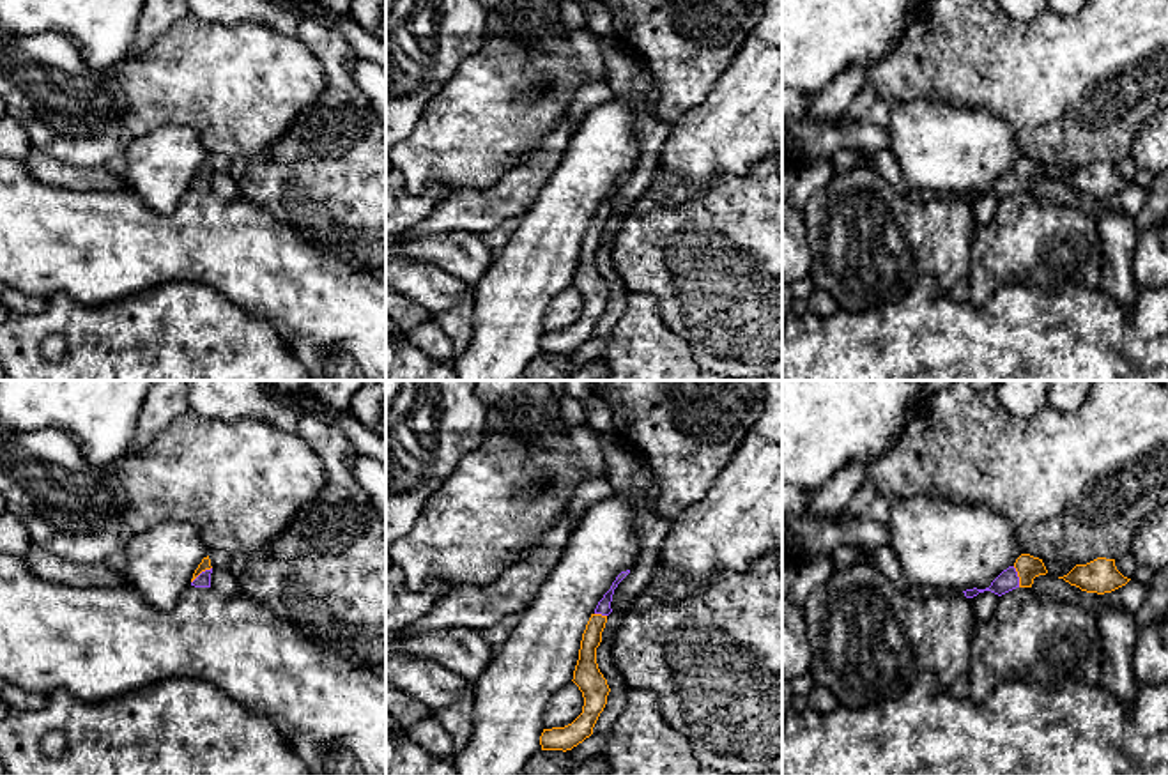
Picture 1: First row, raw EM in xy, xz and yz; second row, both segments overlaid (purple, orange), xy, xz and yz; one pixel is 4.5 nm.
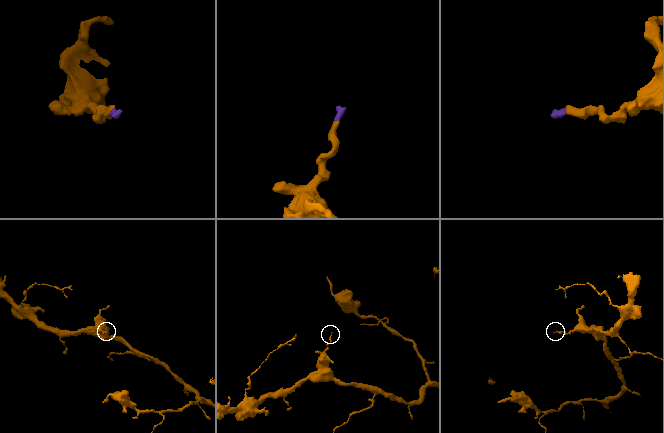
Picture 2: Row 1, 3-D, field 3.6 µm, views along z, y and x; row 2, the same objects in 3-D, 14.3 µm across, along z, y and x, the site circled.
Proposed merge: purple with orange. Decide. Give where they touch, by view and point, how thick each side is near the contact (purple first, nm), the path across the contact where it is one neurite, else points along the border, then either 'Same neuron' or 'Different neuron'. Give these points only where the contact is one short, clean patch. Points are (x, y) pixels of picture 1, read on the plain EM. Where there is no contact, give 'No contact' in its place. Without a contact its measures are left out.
Touches purple at xy (200, 177). Thickness 60 nm (purple) against 50 nm. Path across: xy (204, 183), (200, 177), (206, 167). Same neuron

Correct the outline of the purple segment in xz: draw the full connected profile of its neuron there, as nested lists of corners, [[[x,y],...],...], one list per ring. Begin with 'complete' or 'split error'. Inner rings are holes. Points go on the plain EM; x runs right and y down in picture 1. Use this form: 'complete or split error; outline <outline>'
split error; outline [[[621,175],[612,186],[611,193],[598,205],[591,218],[586,234],[582,237],[579,264],[573,274],[573,287],[579,290],[584,301],[582,317],[565,331],[543,333],[540,340],[542,354],[572,354],[586,341],[593,338],[593,331],[607,308],[611,295],[607,283],[596,267],[596,251],[602,246],[602,235],[607,226],[607,219],[612,216],[611,205],[618,188],[630,177]]]

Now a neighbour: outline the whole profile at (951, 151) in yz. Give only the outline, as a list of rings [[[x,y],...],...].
[[[915,99],[892,104],[887,124],[888,150],[899,161],[906,182],[941,196],[986,193],[1023,157],[1012,127],[980,108],[956,108],[941,101]]]

